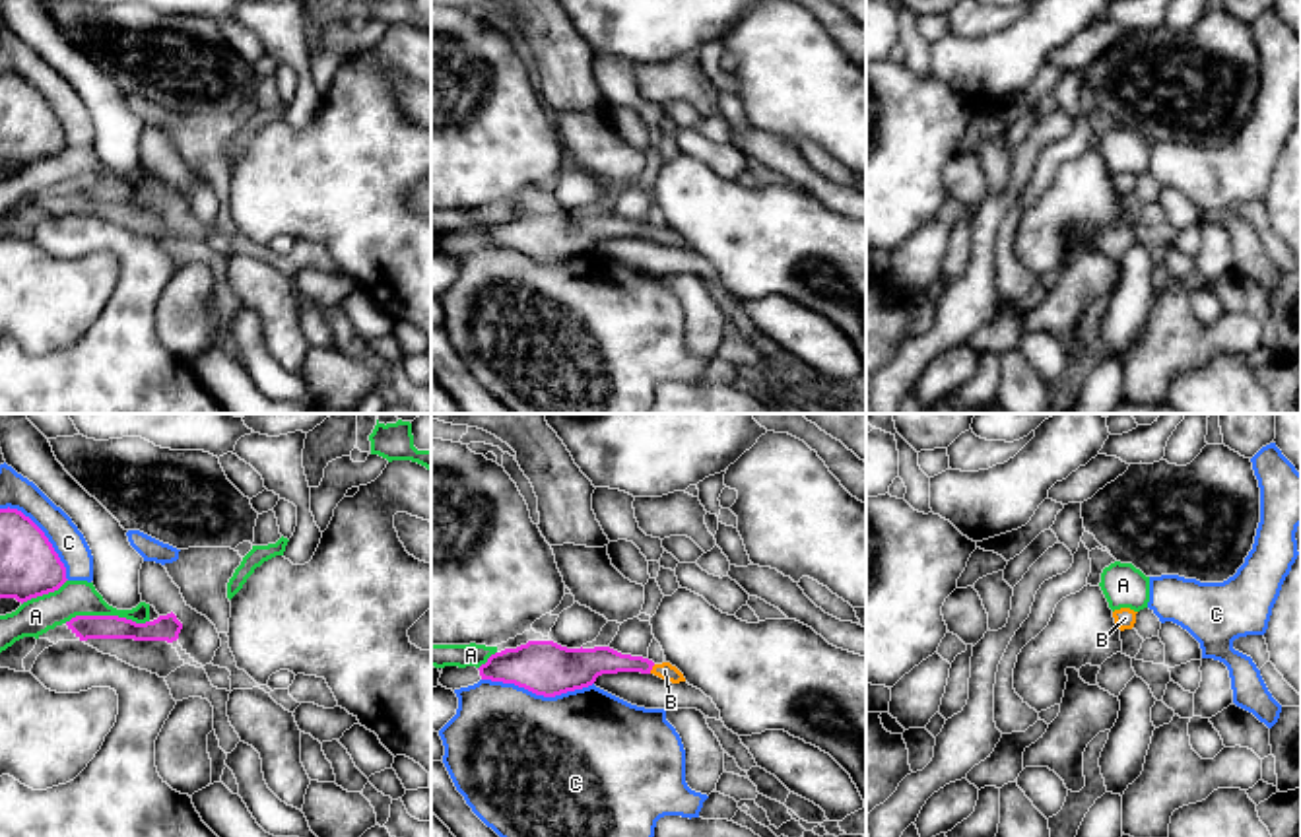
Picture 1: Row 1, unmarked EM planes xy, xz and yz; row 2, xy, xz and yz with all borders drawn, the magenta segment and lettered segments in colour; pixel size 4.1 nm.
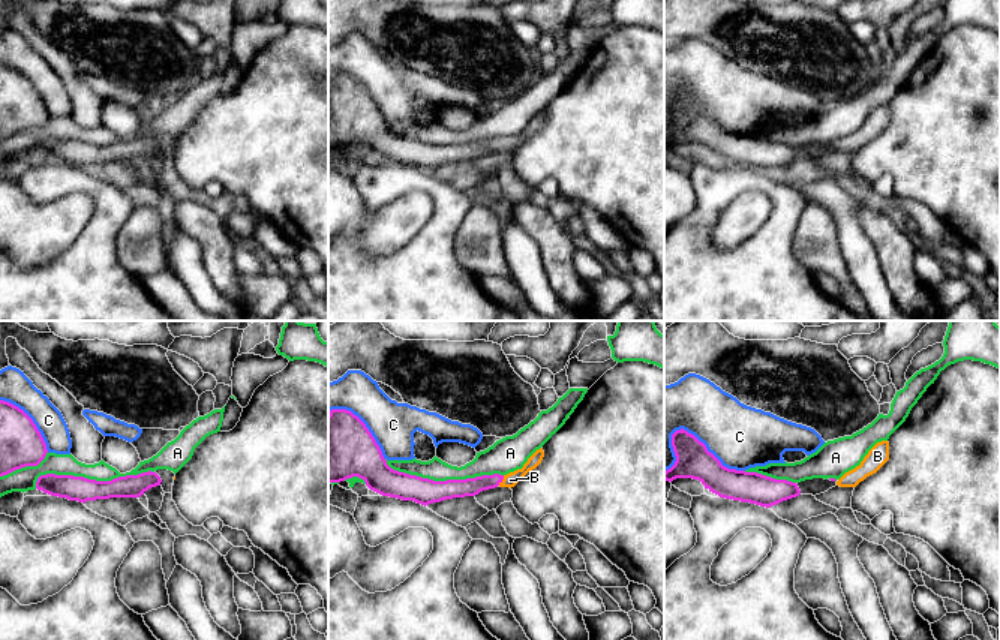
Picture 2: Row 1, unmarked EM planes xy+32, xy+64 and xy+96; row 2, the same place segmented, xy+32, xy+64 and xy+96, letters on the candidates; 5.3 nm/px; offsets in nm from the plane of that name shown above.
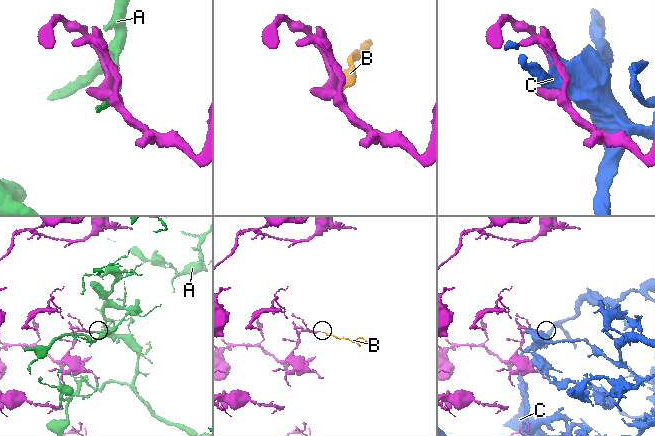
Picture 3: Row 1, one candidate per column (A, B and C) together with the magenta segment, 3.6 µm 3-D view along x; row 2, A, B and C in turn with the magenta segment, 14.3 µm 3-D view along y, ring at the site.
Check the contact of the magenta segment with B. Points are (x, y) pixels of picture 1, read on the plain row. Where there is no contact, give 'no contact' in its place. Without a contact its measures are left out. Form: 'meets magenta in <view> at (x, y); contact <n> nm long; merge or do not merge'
meets magenta in xz at (651, 234); contact 50 nm long; merge

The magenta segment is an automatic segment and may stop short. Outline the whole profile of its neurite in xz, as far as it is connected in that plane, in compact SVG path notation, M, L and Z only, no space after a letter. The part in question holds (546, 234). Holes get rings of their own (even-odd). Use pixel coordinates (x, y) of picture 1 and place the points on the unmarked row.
M528 206L505 214L491 219L478 235L482 245L515 249L544 262L588 252L598 241L617 237L654 239L672 249L685 247L670 227L654 229L610 212L567 214L553 206Z

